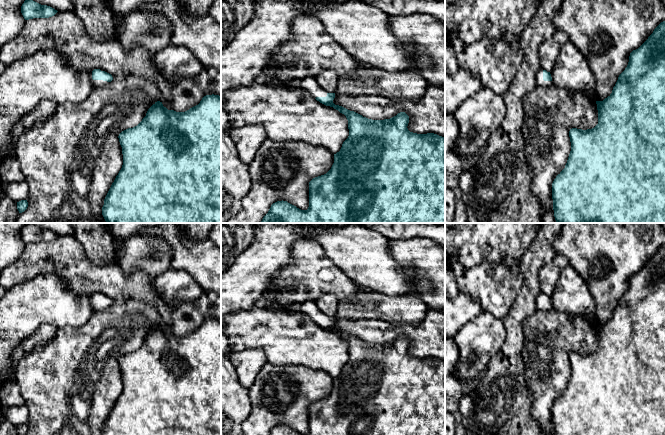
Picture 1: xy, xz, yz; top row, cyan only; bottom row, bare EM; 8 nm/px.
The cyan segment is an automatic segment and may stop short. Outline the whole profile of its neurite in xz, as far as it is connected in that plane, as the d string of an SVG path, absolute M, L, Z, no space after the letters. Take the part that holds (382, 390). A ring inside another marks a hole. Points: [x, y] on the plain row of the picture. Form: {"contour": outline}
{"contour": "M315 300L302 302L298 309L308 315L320 327L333 331L344 338L348 344L349 360L343 366L340 375L334 378L334 387L331 393L326 398L315 401L309 406L309 431L307 434L301 434L282 424L273 427L269 435L445 435L445 361L434 357L417 358L410 356L407 352L409 340L405 336L400 336L390 343L372 344L342 330L335 329L333 324L336 318L327 317L322 313L317 307Z"}

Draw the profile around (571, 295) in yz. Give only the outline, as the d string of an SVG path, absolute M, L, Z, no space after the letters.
M569 264L560 274L550 296L553 310L594 321L596 304L586 281Z

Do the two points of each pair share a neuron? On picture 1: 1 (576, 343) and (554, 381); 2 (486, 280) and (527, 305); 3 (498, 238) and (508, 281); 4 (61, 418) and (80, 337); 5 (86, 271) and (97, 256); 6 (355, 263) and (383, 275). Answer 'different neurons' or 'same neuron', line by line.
1: same neuron
2: different neurons
3: different neurons
4: same neuron
5: different neurons
6: same neuron

